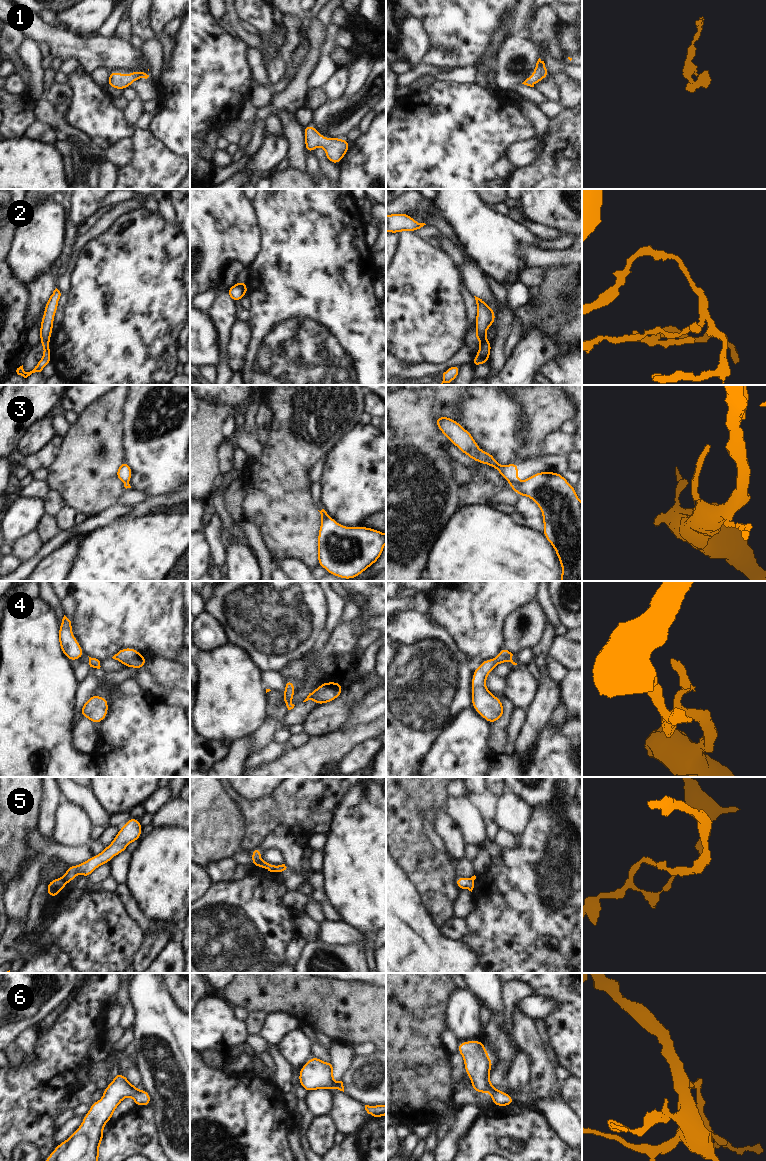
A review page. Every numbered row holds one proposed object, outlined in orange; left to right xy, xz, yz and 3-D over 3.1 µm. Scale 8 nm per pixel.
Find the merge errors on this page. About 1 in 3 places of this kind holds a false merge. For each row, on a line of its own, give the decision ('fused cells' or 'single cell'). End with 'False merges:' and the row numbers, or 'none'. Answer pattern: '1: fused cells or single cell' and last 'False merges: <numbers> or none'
1: single cell
2: fused cells
3: fused cells
4: single cell
5: fused cells
6: single cell
False merges: 2, 3, 5

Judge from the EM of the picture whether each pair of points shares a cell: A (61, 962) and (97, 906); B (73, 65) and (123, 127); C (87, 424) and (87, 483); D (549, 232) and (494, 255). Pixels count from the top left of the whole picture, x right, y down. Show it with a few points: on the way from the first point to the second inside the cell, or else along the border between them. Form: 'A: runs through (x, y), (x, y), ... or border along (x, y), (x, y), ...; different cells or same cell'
A: border along (43, 947), (56, 944), (67, 954), (71, 962); different cells
B: border along (79, 66), (68, 76); different cells
C: runs through (87, 439), (87, 468); same cell
D: border along (519, 223), (542, 238), (555, 238), (560, 234); different cells

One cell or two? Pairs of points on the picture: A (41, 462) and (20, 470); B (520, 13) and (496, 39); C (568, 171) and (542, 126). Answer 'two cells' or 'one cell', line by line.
A: two cells
B: two cells
C: two cells

